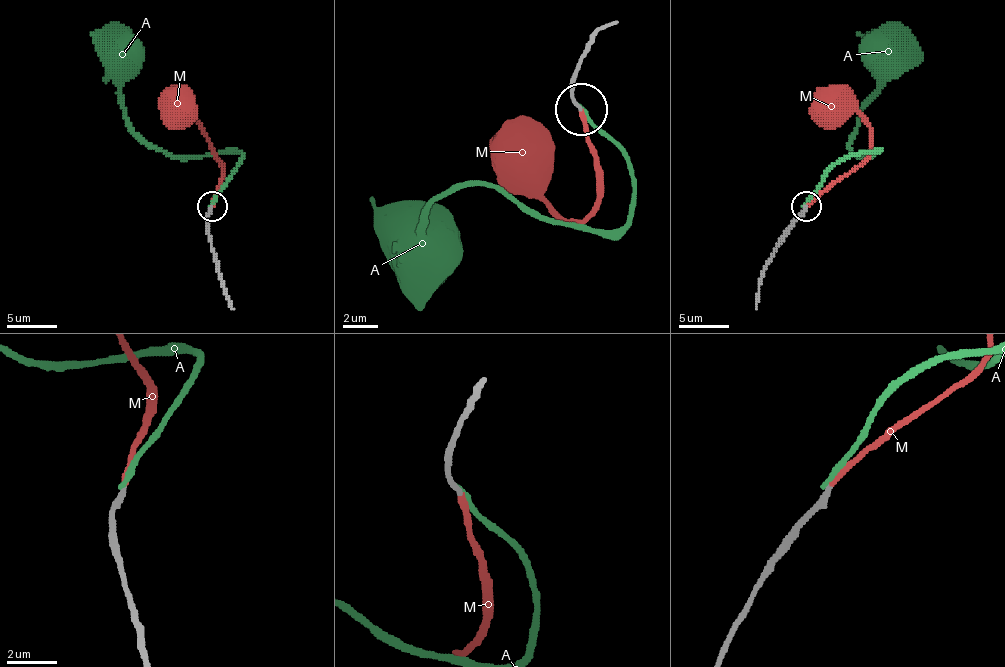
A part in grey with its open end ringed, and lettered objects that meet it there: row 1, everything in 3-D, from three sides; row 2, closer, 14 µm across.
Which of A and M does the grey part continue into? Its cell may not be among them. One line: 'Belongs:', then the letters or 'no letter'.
Belongs: M

